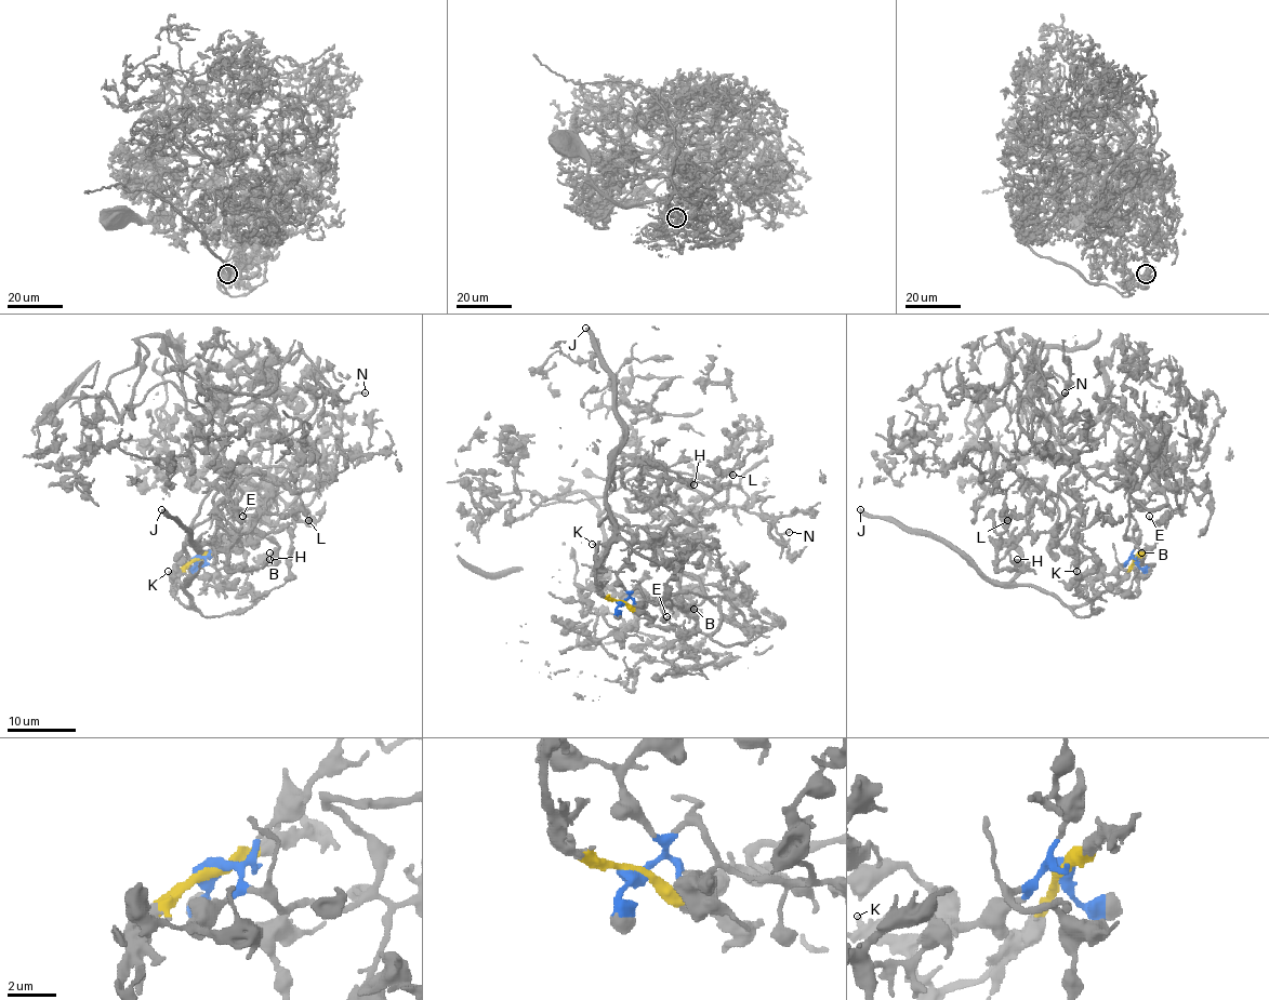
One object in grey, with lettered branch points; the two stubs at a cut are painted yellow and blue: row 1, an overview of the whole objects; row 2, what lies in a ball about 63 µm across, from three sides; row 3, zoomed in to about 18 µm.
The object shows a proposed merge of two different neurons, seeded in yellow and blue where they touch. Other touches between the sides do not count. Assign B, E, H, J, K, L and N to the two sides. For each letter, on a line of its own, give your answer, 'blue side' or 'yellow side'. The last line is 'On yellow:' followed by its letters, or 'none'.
B: blue side
E: blue side
H: yellow side
J: yellow side
K: yellow side
L: blue side
N: blue side
On yellow: H, J, K

